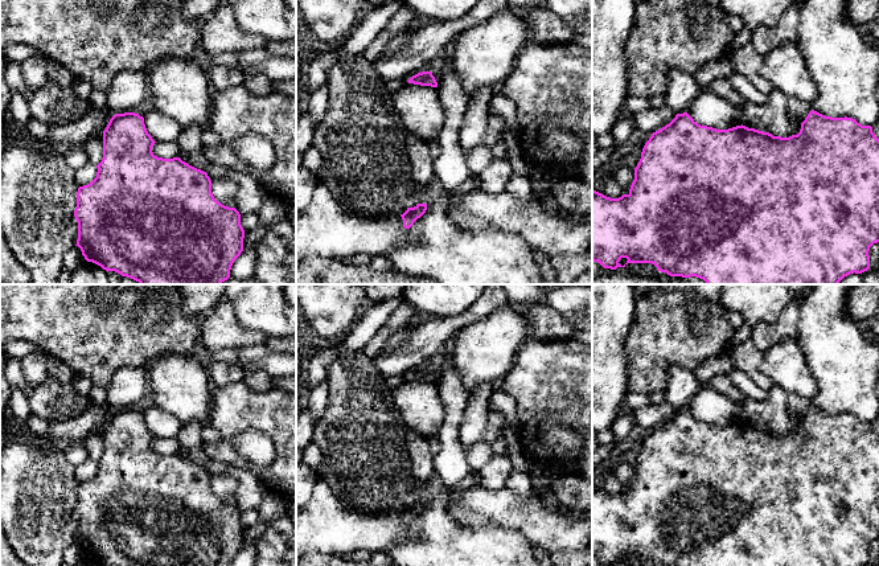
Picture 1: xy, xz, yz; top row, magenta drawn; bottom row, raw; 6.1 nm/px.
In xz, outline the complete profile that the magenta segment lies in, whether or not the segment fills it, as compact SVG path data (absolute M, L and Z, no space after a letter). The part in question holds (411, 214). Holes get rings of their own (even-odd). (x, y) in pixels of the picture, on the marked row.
M418 204L414 208L407 208L407 210L401 214L402 220L403 220L403 227L404 229L410 229L414 222L420 218L427 210L427 204Z

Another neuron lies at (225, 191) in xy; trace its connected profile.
M231 179L211 180L214 198L225 206L235 208L238 184Z

